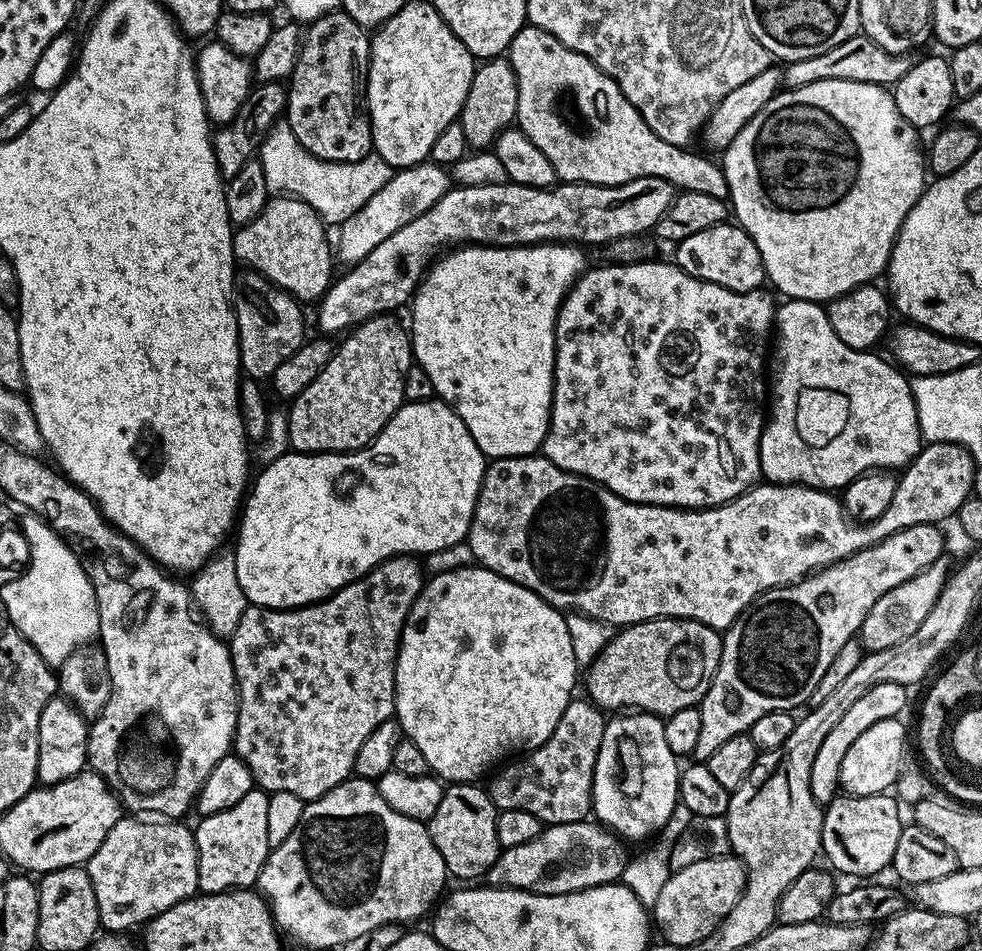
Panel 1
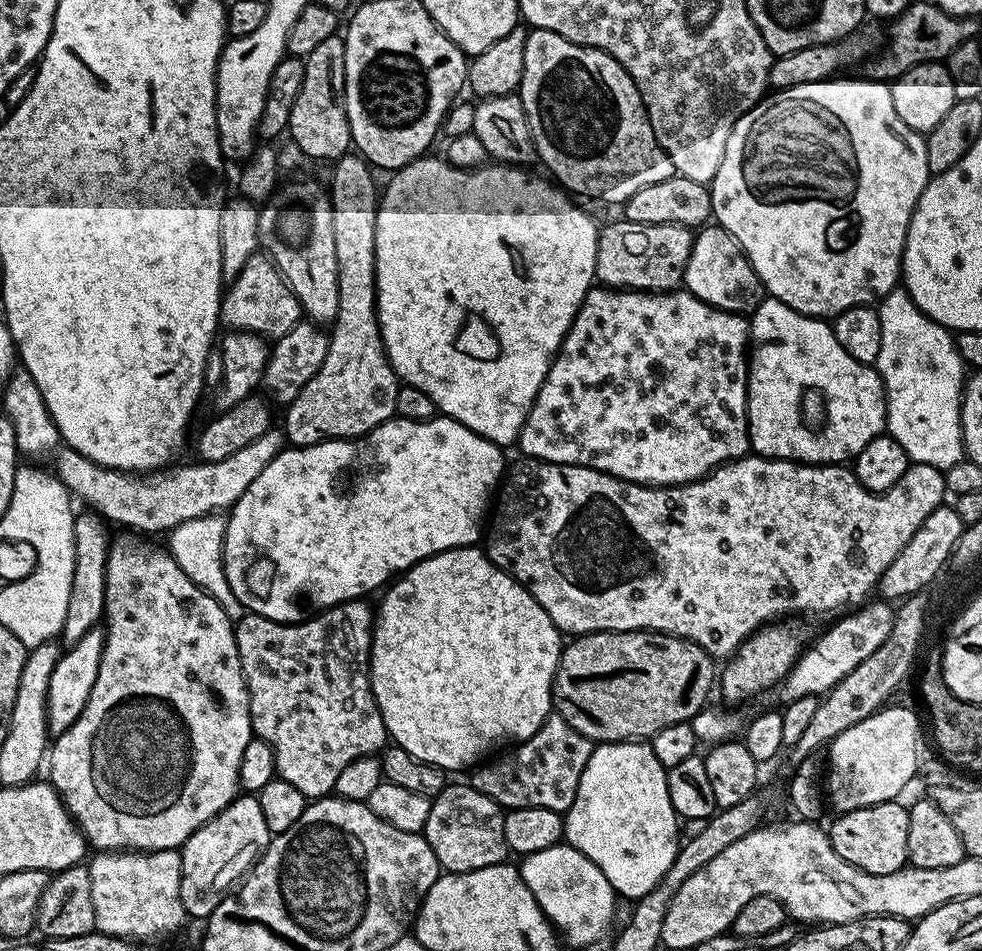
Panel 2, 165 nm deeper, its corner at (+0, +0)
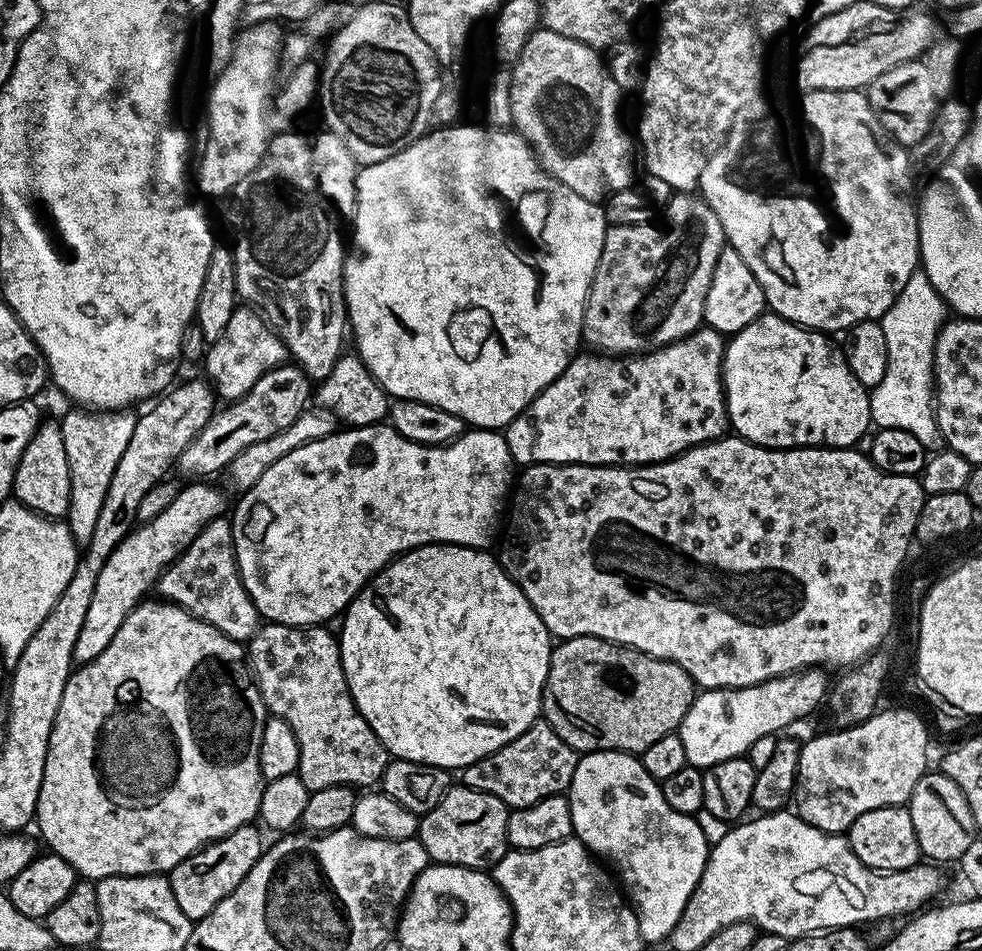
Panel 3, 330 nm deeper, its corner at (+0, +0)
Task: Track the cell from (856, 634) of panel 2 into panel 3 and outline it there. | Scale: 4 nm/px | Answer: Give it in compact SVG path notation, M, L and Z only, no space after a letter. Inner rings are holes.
M823 667L806 668L802 672L792 672L788 676L770 678L766 682L745 688L703 689L692 701L690 710L686 710L686 718L682 718L678 729L689 765L699 770L713 768L718 762L726 762L726 758L738 758L747 754L750 746L758 742L758 738L783 733L780 732L783 728L790 727L795 720L810 715L819 704L825 703L830 691L830 679L828 680L827 674L829 675Z

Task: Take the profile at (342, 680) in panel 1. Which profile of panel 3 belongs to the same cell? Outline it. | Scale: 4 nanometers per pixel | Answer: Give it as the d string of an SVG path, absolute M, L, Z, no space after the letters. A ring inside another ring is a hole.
M265 623L247 641L246 659L265 709L288 723L298 738L296 772L309 792L343 784L364 790L379 785L390 753L357 710L342 670L339 639L326 629Z

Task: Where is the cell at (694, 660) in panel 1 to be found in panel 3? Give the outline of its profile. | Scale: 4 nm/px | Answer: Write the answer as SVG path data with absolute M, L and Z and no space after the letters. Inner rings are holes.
M569 636L561 639L553 647L550 666L548 667L548 677L544 683L542 716L543 719L547 720L549 726L552 727L554 734L558 734L558 738L562 738L562 742L569 744L577 754L590 752L631 752L639 754L646 750L646 746L652 745L653 742L658 742L658 738L666 738L666 734L676 732L679 729L682 718L686 718L686 710L690 710L692 701L696 699L697 695L698 688L697 685L693 684L690 674L686 674L686 670L682 670L682 666L678 666L674 662L659 660L645 652L627 648L625 644L611 644L609 640L603 640L602 638Z

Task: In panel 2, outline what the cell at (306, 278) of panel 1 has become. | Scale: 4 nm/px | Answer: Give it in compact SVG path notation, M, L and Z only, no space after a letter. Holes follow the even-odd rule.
M257 254L242 266L242 274L227 285L220 302L220 324L234 332L252 332L255 336L275 338L301 323L300 299L290 290L284 275L267 255Z

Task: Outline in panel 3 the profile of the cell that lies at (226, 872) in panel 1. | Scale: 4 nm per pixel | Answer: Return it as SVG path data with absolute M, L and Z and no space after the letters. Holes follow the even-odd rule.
M243 824L238 830L226 834L226 838L198 849L193 856L172 868L168 881L174 890L174 899L186 918L194 922L206 918L206 914L210 914L210 910L214 910L222 898L229 896L240 885L242 878L246 878L246 874L250 874L262 851L259 831L259 827Z

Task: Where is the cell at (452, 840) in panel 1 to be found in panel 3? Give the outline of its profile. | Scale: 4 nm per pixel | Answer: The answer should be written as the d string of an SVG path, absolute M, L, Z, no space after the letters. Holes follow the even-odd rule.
M453 786L434 810L419 817L418 839L426 846L429 861L488 870L510 851L506 834L509 811L494 794Z

